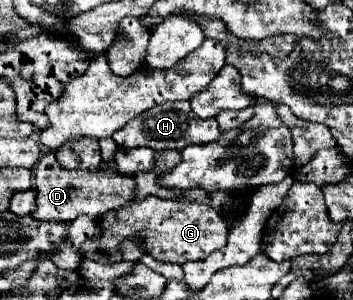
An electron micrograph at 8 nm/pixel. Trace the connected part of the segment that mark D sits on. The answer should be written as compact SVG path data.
M45 153L37 167L35 167L35 189L37 189L37 211L33 213L35 219L39 221L73 221L79 215L91 215L91 217L101 217L109 209L121 207L127 201L135 197L135 179L129 175L121 175L109 167L99 167L99 169L65 169L57 163L55 153Z

